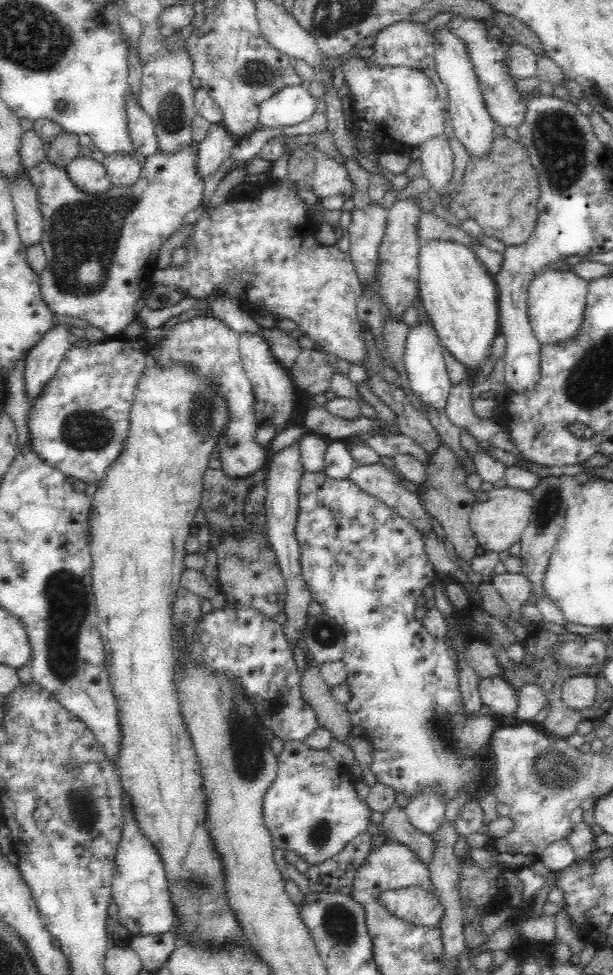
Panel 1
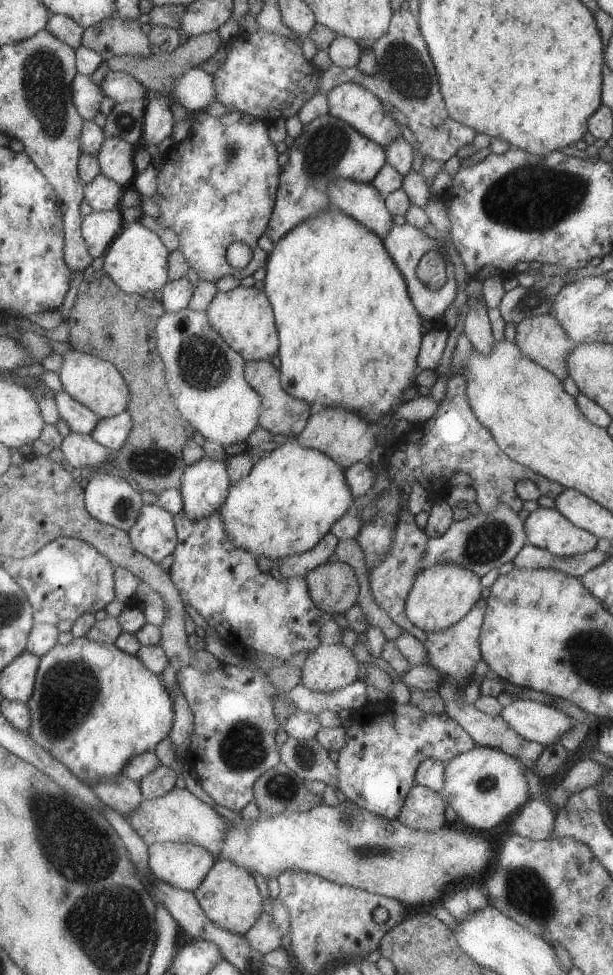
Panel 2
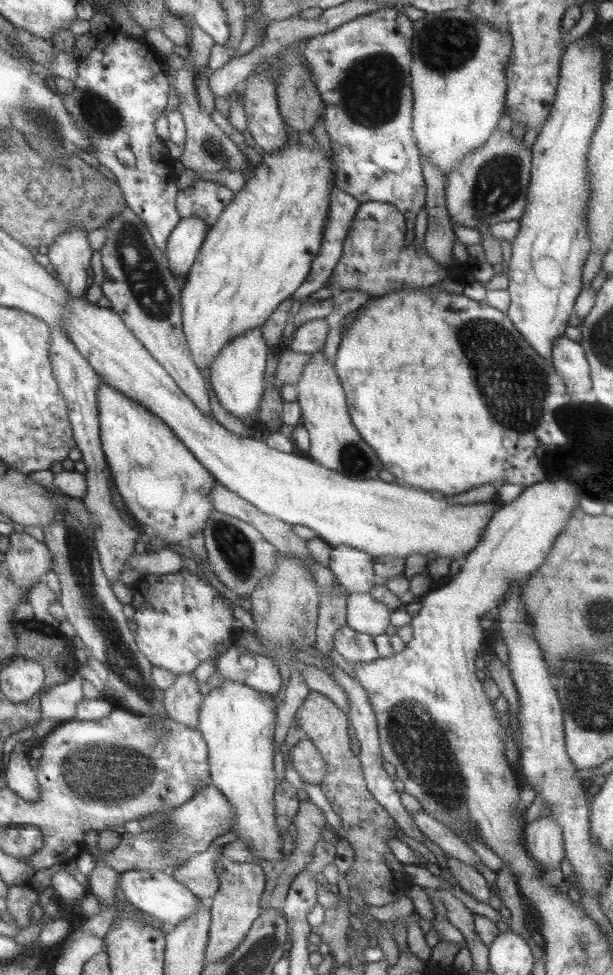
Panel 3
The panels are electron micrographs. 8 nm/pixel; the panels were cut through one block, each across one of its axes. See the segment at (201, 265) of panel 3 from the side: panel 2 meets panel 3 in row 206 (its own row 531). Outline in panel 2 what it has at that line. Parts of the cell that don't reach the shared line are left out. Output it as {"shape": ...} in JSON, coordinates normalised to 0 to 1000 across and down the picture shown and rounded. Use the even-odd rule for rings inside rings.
{"shape":[[[478,449],[455,455],[432,470],[416,474],[403,488],[385,495],[377,495],[356,524],[380,560],[400,563],[416,572],[434,570],[444,574],[491,568],[511,562],[530,550],[530,547],[537,547],[540,538],[566,525],[576,512],[560,481],[535,468],[493,458]]]}

